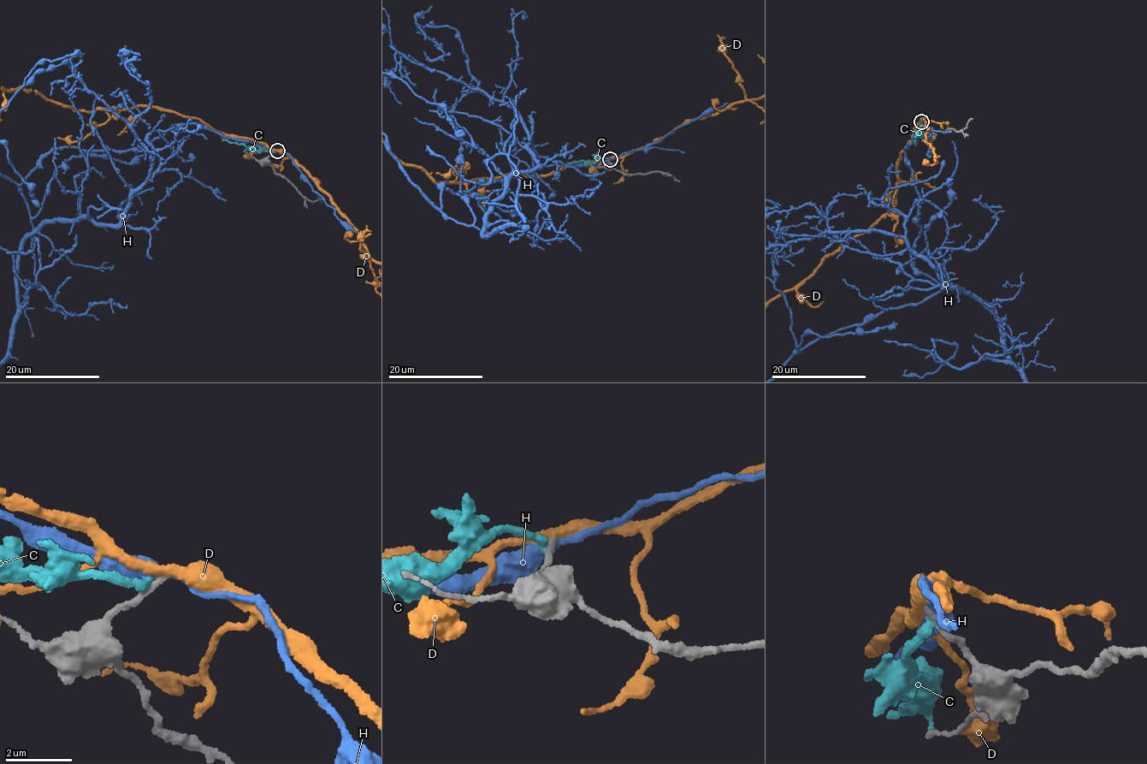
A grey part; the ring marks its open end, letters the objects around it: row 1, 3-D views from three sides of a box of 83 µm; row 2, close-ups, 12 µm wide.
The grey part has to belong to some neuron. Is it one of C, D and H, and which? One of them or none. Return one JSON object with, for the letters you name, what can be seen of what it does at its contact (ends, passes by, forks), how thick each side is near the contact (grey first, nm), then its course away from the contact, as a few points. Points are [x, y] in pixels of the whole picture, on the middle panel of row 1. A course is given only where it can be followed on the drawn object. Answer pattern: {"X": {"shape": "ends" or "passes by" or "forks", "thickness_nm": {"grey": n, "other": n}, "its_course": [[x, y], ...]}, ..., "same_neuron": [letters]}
{"same_neuron": []}

